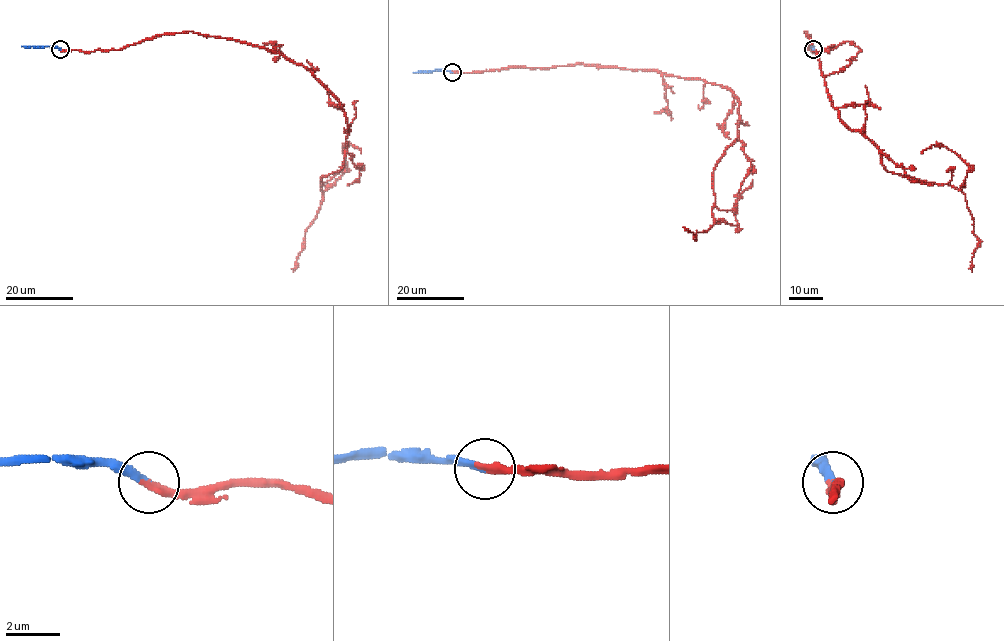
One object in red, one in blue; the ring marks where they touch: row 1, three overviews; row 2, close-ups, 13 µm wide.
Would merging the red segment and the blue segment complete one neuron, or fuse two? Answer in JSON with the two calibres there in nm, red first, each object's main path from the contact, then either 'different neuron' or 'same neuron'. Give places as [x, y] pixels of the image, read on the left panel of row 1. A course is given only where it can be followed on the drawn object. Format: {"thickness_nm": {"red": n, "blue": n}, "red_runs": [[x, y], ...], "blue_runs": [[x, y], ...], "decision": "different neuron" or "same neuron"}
{"thickness_nm": {"red": 320, "blue": 220}, "red_runs": [[60, 49], [193, 31], [281, 53], [344, 111], [344, 164], [320, 187], [346, 170], [344, 146], [361, 153]], "blue_runs": [[60, 49], [21, 46]], "decision": "same neuron"}

